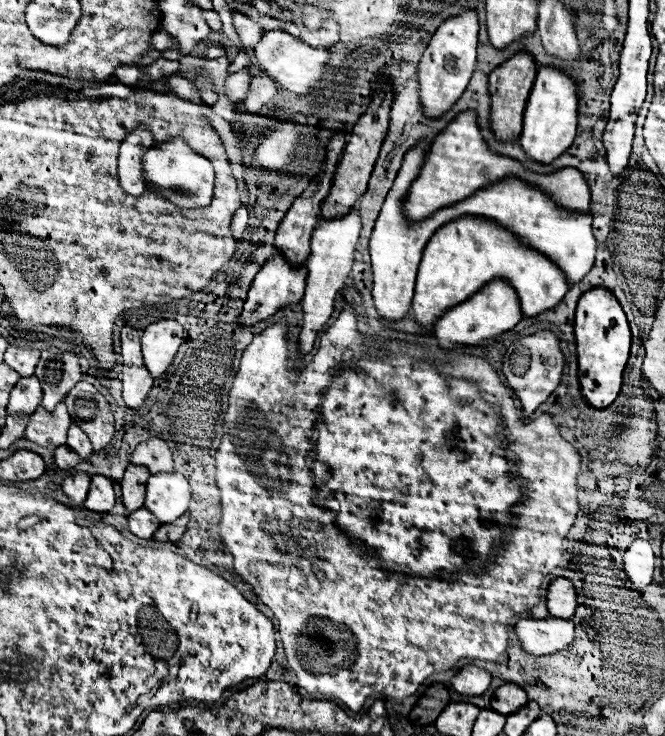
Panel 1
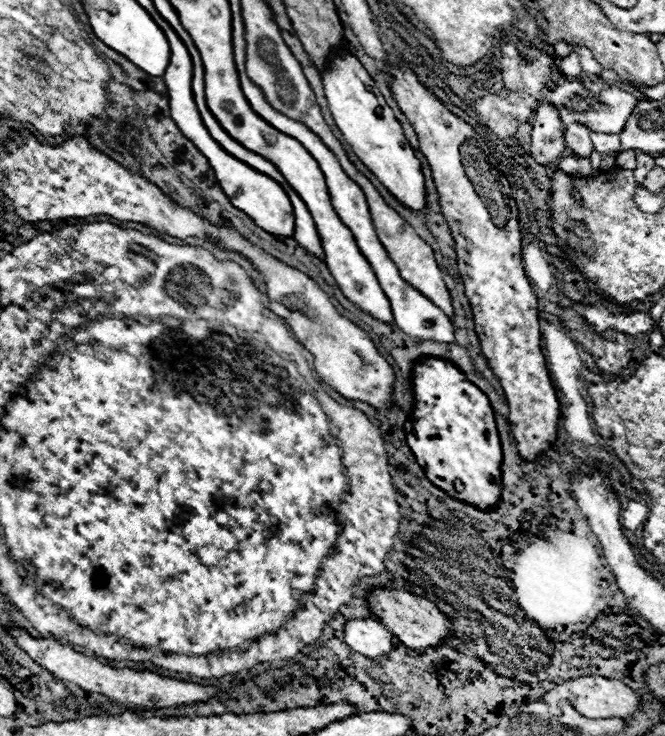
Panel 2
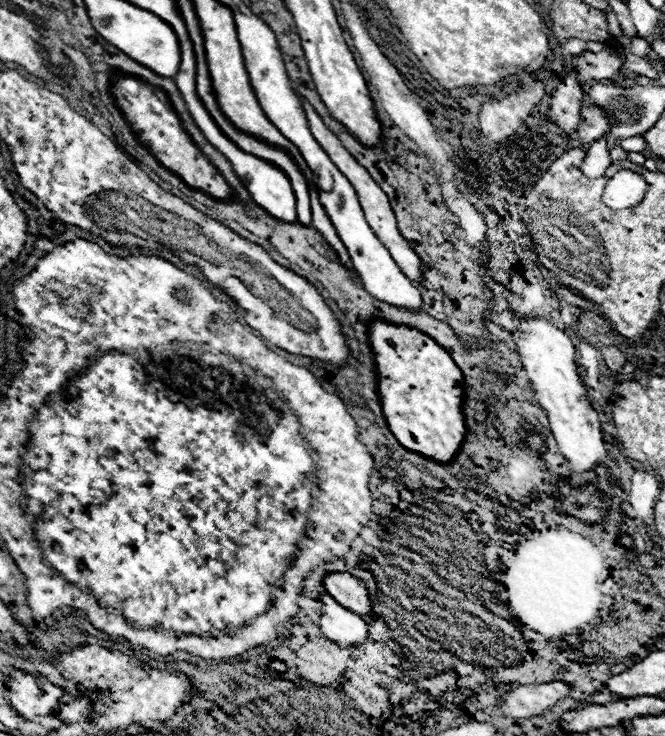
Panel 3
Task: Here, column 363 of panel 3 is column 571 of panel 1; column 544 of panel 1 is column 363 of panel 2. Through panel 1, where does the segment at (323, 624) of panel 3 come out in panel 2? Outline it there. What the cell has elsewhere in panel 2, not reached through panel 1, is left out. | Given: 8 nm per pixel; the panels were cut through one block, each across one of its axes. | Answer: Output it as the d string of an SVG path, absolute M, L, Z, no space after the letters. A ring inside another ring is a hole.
M352 618L344 624L344 642L366 658L380 658L392 650L392 634L374 618Z

